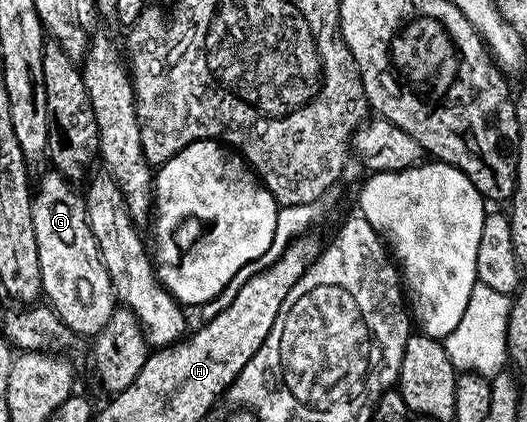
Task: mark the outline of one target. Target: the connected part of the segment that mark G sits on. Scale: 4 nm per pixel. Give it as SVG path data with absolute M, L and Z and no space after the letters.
M50 169L33 188L31 198L31 216L34 219L36 245L39 249L40 273L42 274L42 290L50 294L49 302L66 326L74 328L77 335L85 336L86 315L93 311L110 313L116 307L114 286L108 277L108 269L104 269L104 261L100 257L100 249L96 245L96 237L92 237L92 229L86 220L86 200L81 194L74 192L75 184Z

